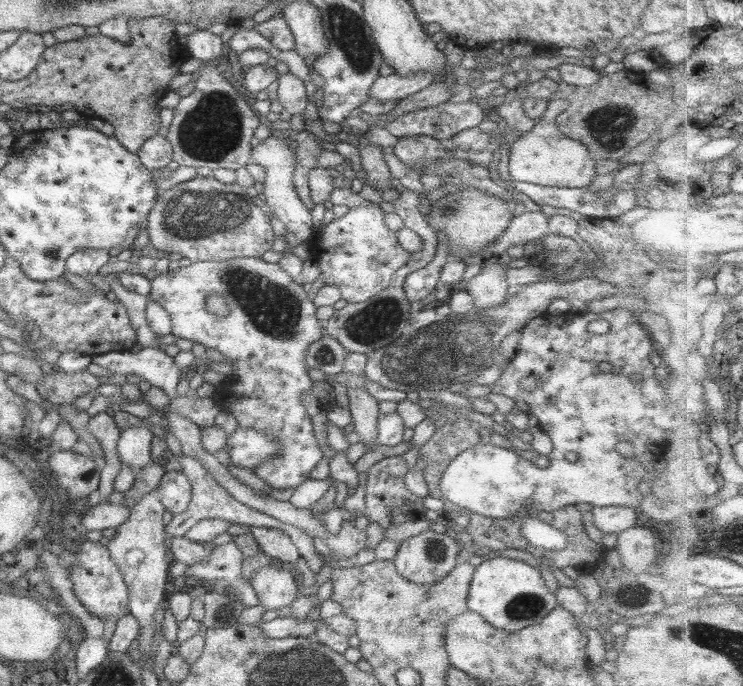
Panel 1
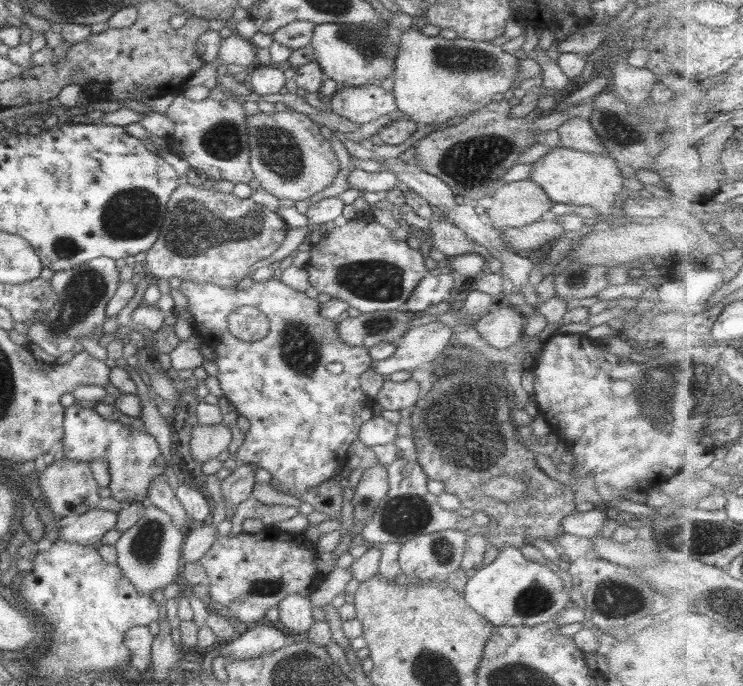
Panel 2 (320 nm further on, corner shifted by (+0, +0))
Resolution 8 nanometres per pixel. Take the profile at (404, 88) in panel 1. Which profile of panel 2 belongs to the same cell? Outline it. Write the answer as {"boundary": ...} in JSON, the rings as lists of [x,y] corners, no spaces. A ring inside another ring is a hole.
{"boundary":[[[376,85],[338,87],[328,104],[330,112],[347,118],[356,125],[365,124],[375,117],[396,111],[392,91]]]}

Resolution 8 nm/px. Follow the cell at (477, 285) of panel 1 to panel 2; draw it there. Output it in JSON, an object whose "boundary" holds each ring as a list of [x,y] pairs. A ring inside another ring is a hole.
{"boundary":[[[497,307],[474,323],[479,338],[491,348],[509,348],[523,336],[523,315],[517,309]]]}

